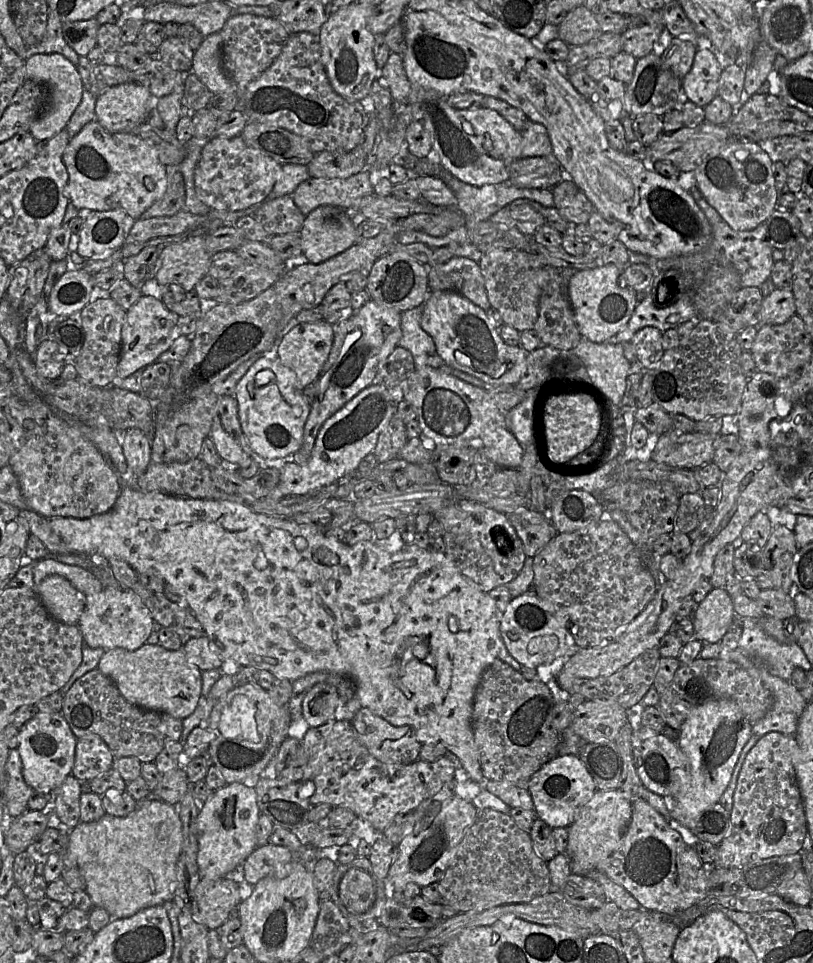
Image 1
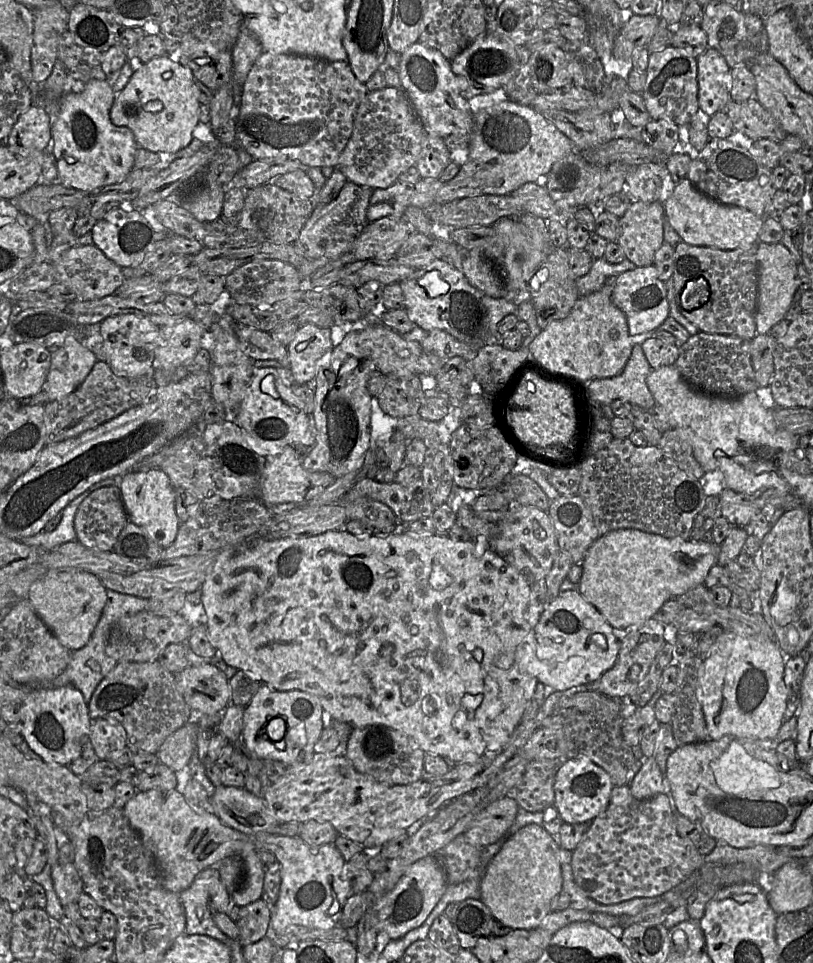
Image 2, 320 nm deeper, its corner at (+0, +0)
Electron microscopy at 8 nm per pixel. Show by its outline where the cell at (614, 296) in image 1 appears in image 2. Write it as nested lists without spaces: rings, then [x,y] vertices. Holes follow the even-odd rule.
[[[654,265],[636,267],[616,277],[612,301],[626,316],[631,336],[656,330],[669,316],[666,283],[661,281]]]

